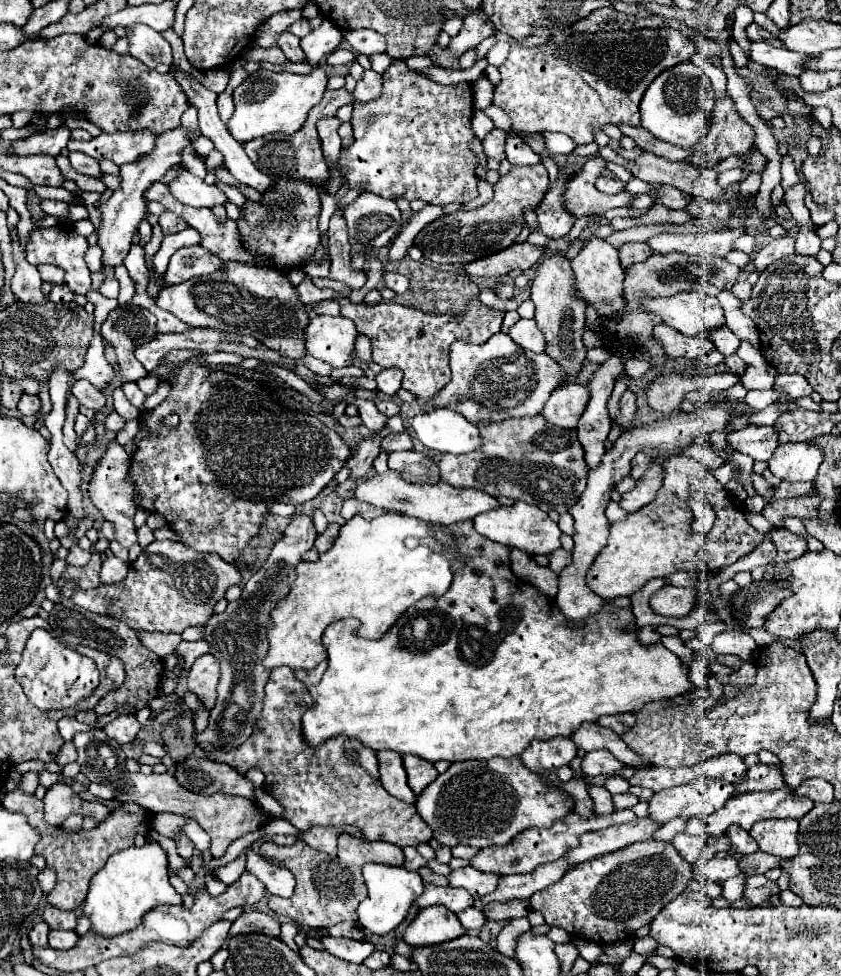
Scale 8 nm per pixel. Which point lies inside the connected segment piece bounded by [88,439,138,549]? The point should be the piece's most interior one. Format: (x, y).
(109, 489)

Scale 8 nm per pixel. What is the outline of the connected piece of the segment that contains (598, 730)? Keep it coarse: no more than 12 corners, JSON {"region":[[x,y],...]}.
{"region":[[596,723],[572,739],[584,751],[610,749],[628,767],[642,759],[614,731]]}

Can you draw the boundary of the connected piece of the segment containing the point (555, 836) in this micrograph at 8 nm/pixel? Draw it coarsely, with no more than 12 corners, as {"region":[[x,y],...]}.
{"region":[[570,811],[502,847],[480,849],[470,867],[530,873],[560,859],[588,831],[636,821],[634,811],[582,817]]}

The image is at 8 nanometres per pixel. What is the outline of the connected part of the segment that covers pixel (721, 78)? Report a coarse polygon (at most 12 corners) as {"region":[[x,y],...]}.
{"region":[[695,52],[689,59],[710,79],[716,98],[728,95],[722,69]]}

